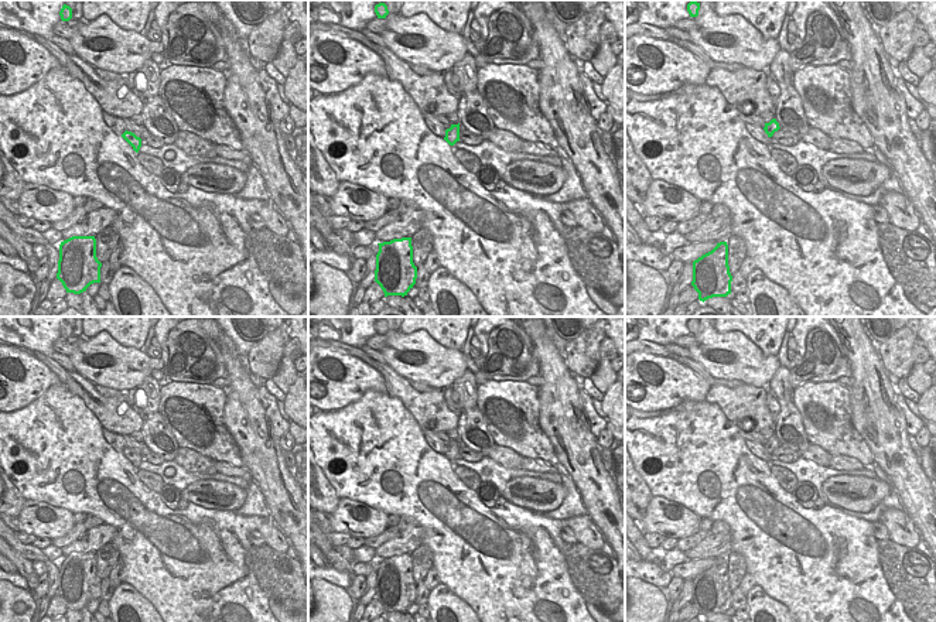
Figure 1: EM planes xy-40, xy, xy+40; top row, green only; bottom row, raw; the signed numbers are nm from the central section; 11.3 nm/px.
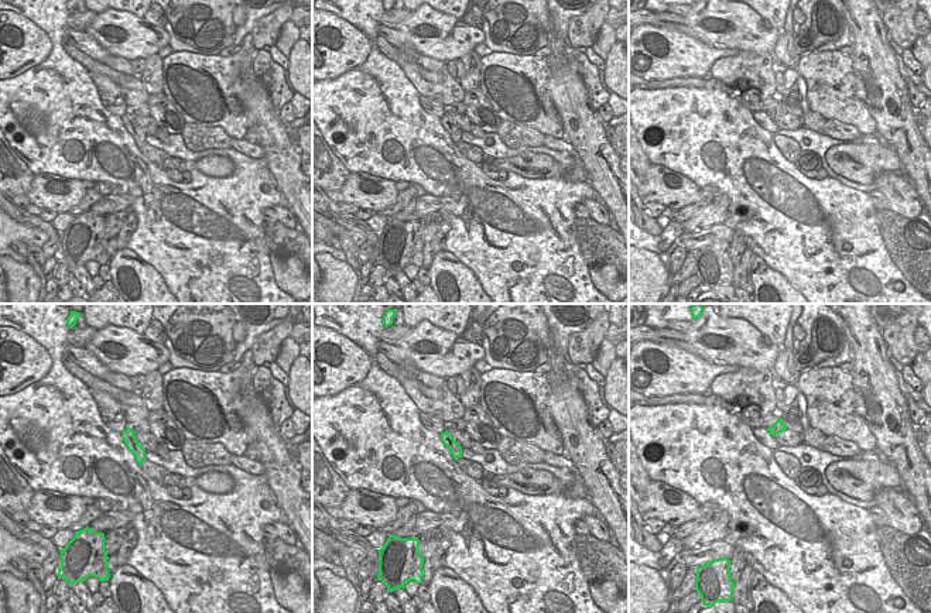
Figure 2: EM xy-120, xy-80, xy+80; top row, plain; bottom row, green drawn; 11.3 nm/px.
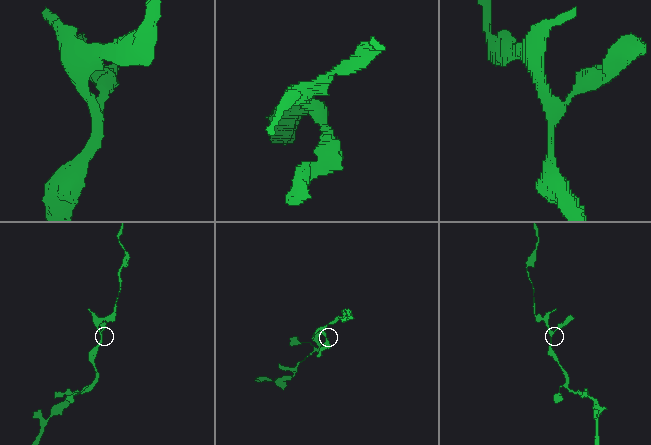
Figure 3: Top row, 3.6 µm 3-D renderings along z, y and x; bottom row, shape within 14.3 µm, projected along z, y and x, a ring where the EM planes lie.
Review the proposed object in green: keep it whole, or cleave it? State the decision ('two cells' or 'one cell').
one cell

